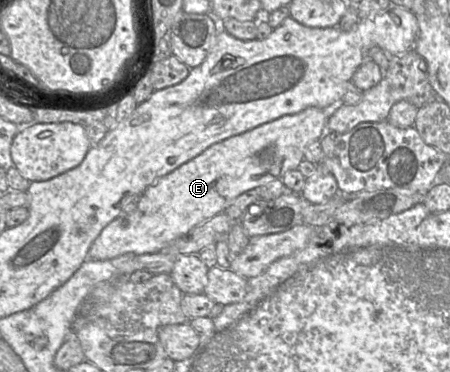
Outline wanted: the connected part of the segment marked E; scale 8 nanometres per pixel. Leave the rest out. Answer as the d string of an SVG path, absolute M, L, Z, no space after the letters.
M308 107L212 144L148 186L133 212L121 214L103 228L92 243L87 259L103 261L127 253L165 251L177 238L225 212L242 193L282 179L286 172L296 170L304 160L306 147L320 141L329 131L327 119L323 109Z

